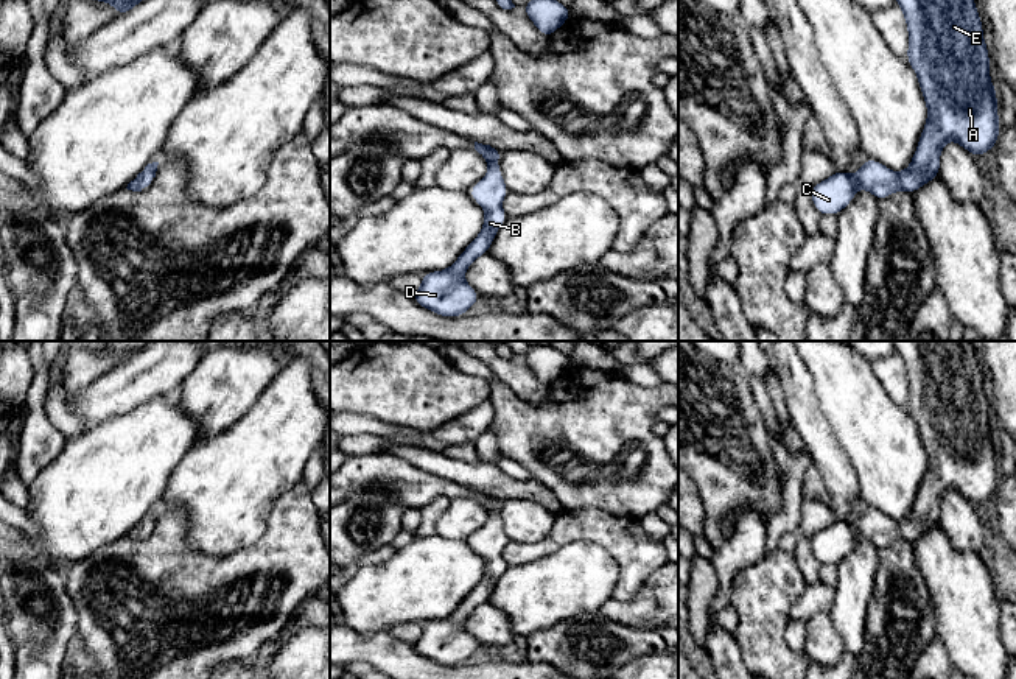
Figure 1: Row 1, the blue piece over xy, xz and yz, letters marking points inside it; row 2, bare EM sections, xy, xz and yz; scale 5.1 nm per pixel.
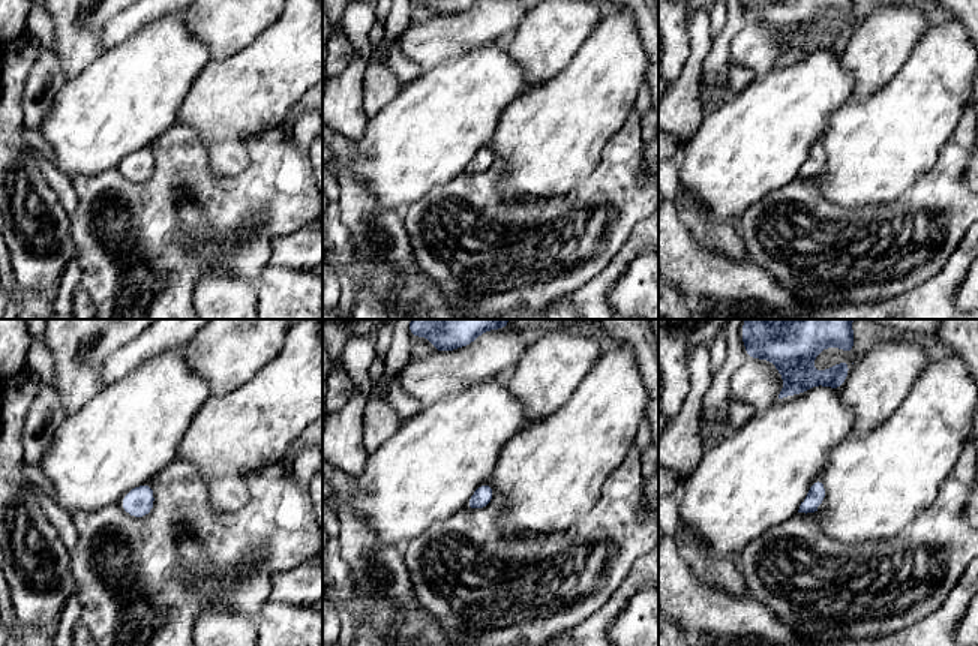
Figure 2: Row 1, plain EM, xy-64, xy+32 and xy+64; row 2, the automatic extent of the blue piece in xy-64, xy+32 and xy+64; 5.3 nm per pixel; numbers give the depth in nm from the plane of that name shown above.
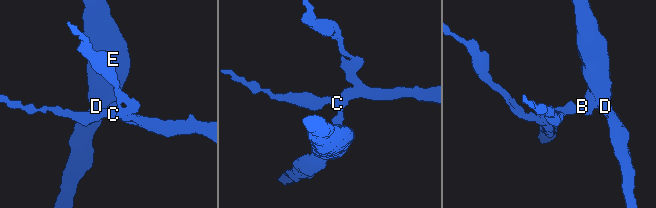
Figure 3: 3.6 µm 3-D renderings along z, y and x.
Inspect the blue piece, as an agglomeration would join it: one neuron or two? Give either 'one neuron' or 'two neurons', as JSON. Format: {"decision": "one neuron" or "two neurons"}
{"decision": "one neuron"}

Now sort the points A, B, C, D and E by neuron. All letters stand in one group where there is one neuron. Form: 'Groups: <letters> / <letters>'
Groups: A B C D E

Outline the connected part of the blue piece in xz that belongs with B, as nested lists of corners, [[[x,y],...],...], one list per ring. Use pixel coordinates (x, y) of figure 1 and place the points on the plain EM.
[[[475,491],[475,498],[489,514],[487,525],[468,539],[485,559],[482,578],[448,618],[422,623],[420,637],[412,643],[415,653],[445,667],[461,667],[479,649],[479,642],[464,629],[464,623],[479,604],[489,603],[498,578],[509,567],[501,556],[509,542],[498,514],[503,497]]]

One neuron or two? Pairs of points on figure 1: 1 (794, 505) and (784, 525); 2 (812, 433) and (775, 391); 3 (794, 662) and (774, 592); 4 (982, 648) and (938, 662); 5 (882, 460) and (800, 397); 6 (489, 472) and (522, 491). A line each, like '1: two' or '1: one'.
1: one
2: two
3: one
4: two
5: two
6: one

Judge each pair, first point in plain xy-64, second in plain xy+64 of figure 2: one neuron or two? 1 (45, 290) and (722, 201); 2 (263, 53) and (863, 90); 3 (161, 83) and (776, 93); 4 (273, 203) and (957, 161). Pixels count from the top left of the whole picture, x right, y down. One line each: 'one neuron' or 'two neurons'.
1: two neurons
2: two neurons
3: one neuron
4: one neuron

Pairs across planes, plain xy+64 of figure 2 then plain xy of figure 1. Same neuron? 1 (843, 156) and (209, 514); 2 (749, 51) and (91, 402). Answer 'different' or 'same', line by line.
1: same
2: same

